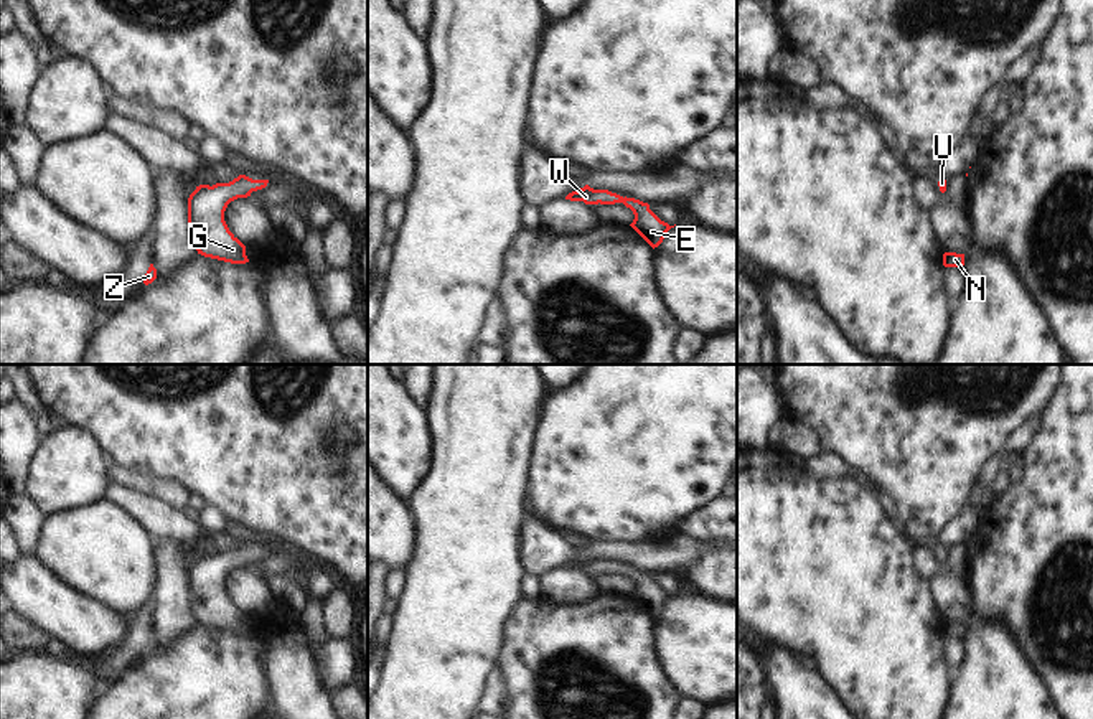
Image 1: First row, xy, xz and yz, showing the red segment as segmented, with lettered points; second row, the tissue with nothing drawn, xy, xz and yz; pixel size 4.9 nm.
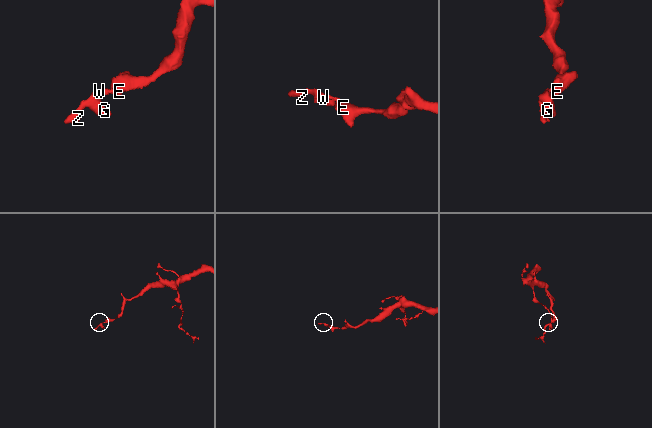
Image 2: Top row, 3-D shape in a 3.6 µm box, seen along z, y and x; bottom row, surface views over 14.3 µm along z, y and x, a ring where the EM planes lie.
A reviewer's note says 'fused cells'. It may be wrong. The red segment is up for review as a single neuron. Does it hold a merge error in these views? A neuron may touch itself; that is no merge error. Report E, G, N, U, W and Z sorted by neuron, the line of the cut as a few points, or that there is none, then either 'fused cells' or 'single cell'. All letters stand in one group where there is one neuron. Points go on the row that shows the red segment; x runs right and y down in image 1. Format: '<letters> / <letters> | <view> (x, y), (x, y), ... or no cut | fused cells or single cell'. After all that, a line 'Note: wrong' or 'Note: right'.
E G N U W Z | no cut | single cell
Note: wrong

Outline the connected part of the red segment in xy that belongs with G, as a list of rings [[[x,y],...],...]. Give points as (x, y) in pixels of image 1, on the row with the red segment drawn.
[[[239,175],[229,183],[199,185],[188,198],[188,233],[198,254],[231,264],[249,262],[246,246],[224,221],[228,204],[265,188],[269,180]]]

